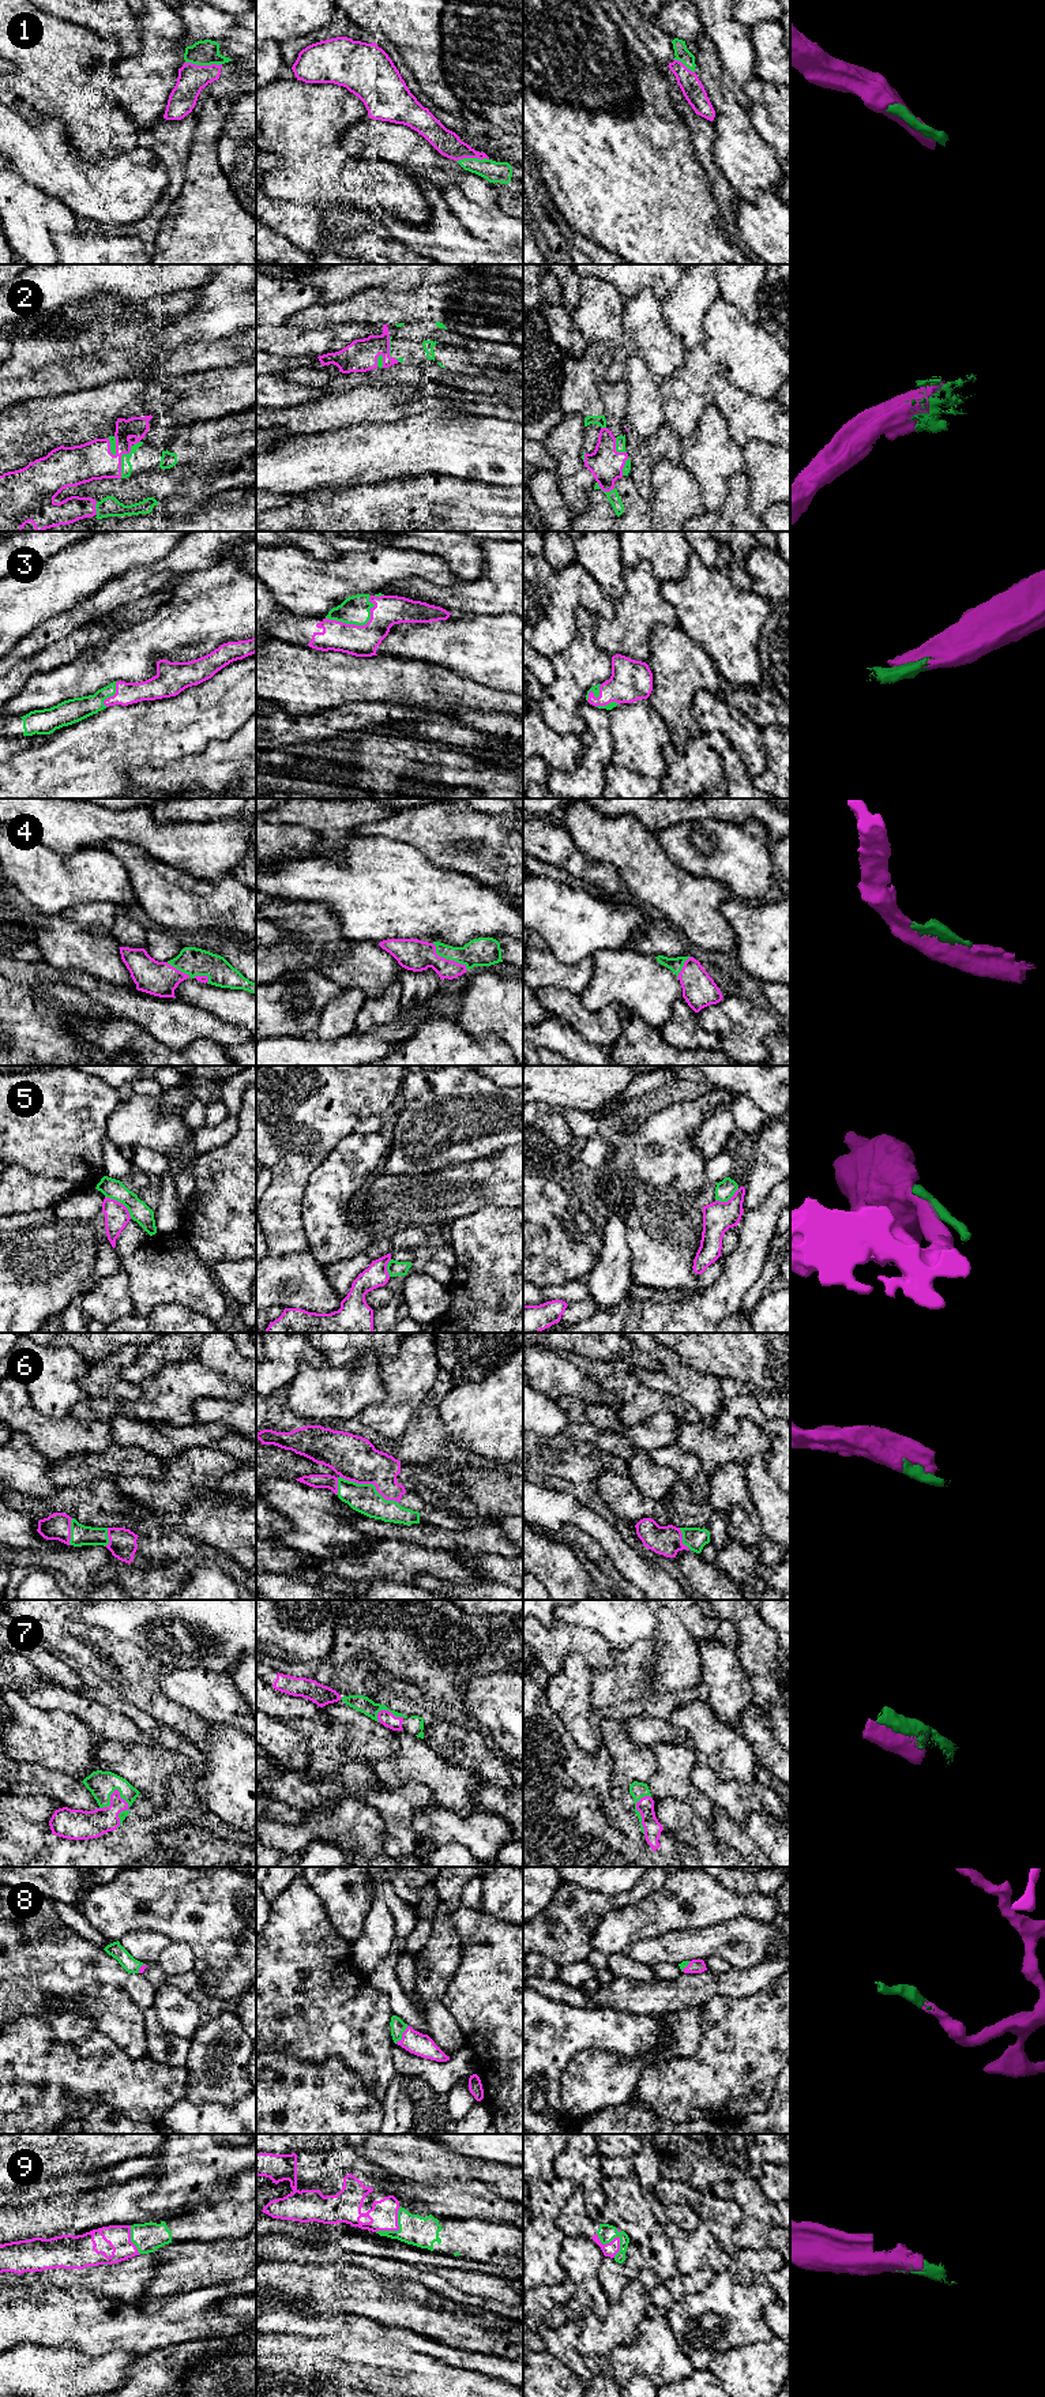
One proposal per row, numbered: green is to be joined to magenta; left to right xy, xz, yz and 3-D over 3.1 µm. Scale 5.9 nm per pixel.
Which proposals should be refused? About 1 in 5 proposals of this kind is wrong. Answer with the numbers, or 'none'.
5

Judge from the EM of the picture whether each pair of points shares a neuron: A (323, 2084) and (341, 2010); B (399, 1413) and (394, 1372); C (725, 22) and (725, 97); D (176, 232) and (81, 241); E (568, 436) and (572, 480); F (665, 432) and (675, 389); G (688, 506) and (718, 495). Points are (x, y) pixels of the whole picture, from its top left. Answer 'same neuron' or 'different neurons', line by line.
A: different neurons
B: same neuron
C: different neurons
D: different neurons
E: same neuron
F: different neurons
G: different neurons

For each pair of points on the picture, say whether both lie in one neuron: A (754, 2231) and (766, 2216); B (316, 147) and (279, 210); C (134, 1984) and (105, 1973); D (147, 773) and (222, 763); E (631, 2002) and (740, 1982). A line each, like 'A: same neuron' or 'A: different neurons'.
A: different neurons
B: different neurons
C: different neurons
D: same neuron
E: same neuron

